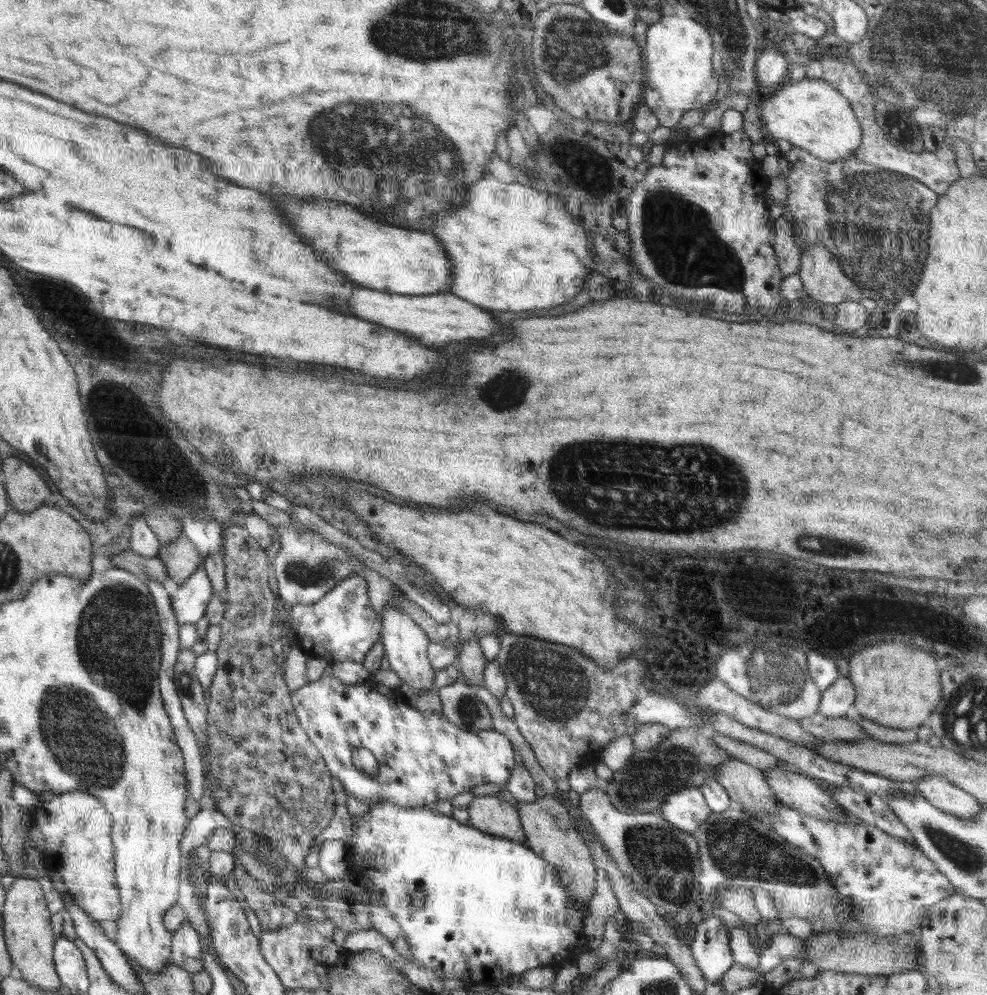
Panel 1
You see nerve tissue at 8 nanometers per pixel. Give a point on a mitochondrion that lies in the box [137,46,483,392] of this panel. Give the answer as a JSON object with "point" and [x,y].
{"point":[392,165]}

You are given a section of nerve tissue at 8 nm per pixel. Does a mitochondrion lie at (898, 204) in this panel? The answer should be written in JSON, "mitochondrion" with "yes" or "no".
{"mitochondrion":"yes"}

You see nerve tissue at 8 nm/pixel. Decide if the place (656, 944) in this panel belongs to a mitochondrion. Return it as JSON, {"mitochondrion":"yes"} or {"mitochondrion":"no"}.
{"mitochondrion":"no"}

